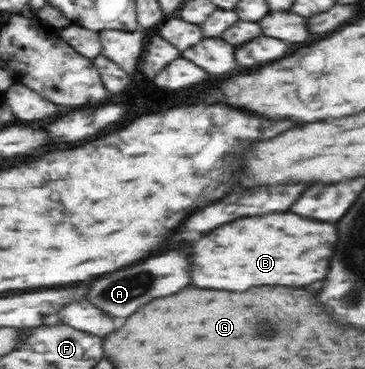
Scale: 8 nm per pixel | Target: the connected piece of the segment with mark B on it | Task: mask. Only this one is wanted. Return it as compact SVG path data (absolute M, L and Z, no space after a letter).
M268 214L268 216L250 216L238 218L234 222L222 224L216 230L202 236L190 248L190 284L196 288L212 288L212 290L228 290L240 292L252 286L306 286L326 276L328 268L328 244L330 252L336 240L336 232L332 224L312 222L300 218L296 214Z

